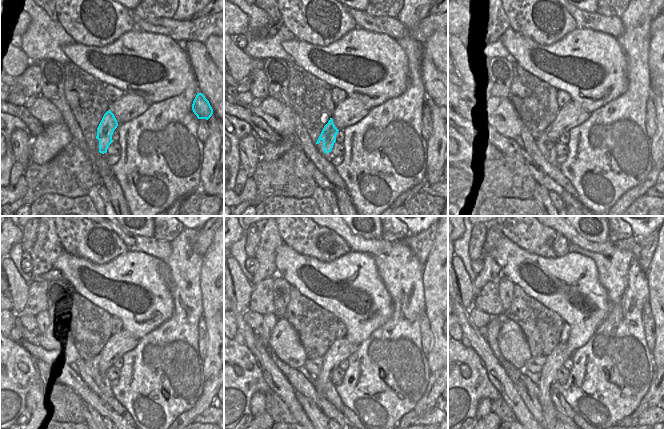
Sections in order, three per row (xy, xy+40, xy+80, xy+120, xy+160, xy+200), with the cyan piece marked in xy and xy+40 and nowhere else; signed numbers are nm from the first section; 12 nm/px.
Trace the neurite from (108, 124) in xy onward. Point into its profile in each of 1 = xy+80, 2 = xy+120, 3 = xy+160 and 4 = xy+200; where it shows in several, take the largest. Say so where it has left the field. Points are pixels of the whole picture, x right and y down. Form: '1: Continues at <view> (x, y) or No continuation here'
1: Continues at xy+80 (551, 145)
2: Continues at xy+120 (90, 365)
3: Continues at xy+160 (312, 366)
4: Continues at xy+200 (535, 364).

